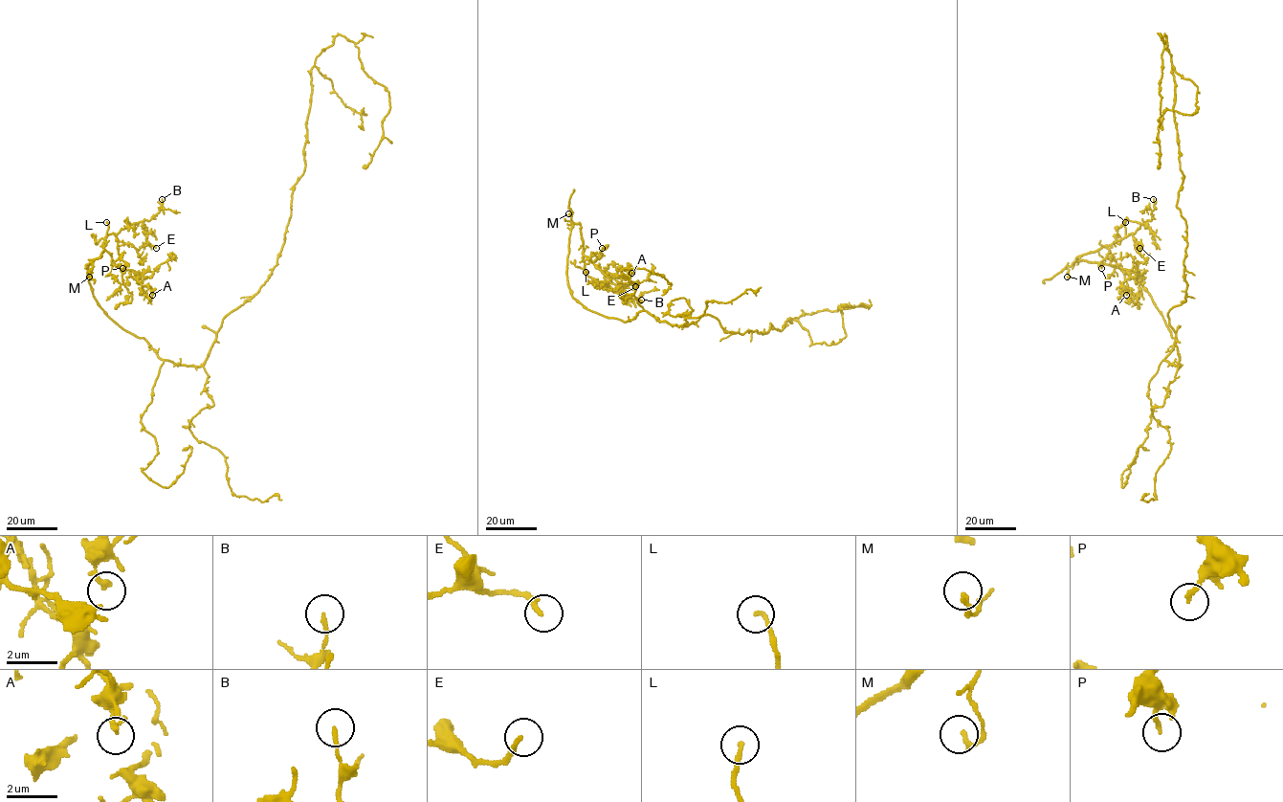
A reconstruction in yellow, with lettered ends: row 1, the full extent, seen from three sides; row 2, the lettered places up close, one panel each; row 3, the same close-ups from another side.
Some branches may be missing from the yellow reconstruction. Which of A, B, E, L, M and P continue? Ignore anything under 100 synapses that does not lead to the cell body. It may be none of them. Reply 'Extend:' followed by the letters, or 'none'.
Extend: none

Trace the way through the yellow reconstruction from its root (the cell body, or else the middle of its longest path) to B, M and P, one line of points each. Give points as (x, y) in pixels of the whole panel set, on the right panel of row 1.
B: (1183, 301), (1168, 312), (1178, 367), (1164, 360), (1175, 339), (1147, 290), (1077, 258), (1150, 220), (1153, 199)
M: (1183, 301), (1168, 312), (1178, 367), (1164, 360), (1175, 339), (1141, 284), (1085, 260), (1066, 266), (1067, 277)
P: (1183, 301), (1168, 312), (1178, 367), (1147, 290), (1077, 257), (1106, 247), (1116, 260), (1101, 268)

